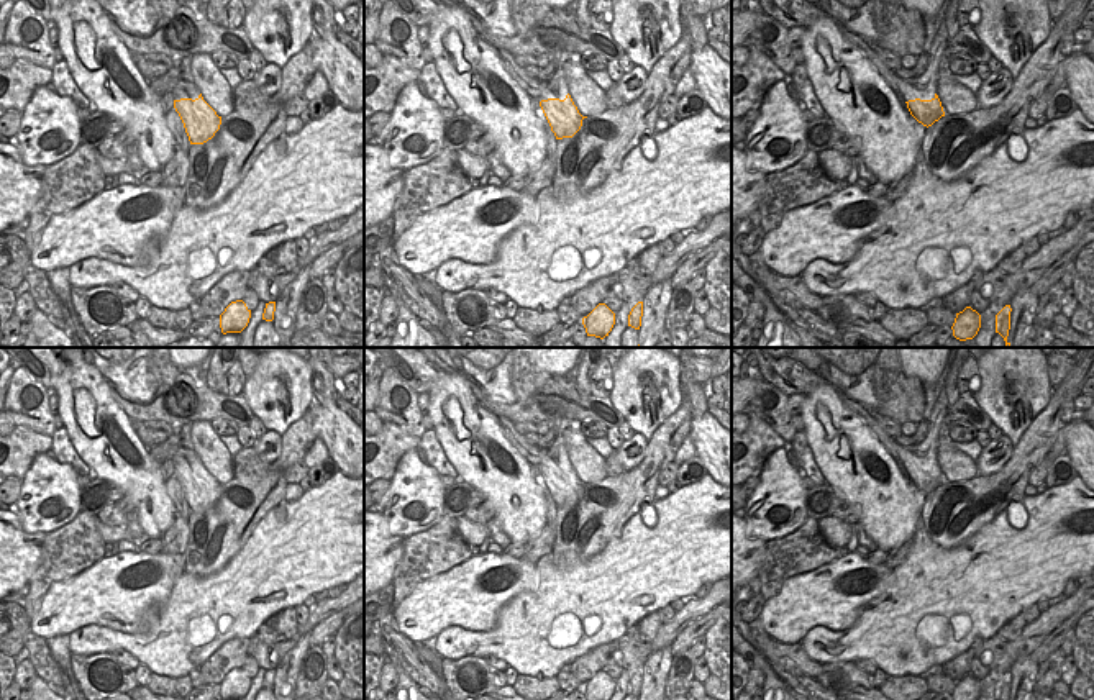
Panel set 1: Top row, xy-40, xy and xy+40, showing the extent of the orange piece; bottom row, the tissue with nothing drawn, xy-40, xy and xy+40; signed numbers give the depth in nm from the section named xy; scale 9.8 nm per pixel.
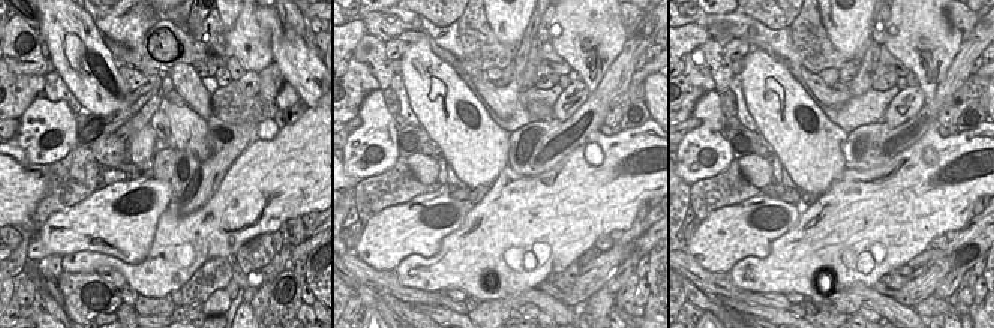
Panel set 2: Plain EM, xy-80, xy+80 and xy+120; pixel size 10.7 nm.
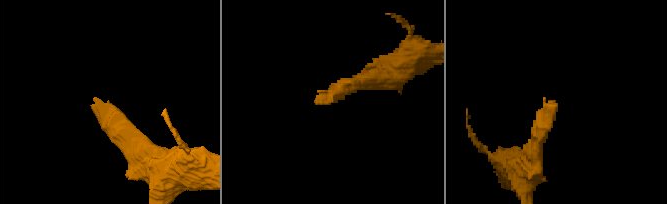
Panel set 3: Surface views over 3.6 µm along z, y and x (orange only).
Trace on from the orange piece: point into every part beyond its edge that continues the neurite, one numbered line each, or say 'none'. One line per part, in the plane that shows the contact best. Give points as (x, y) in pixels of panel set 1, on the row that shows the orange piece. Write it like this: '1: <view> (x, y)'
1: xy+40 (924, 87)

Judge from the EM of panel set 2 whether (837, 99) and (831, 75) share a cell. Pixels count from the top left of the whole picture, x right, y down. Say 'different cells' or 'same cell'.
different cells

